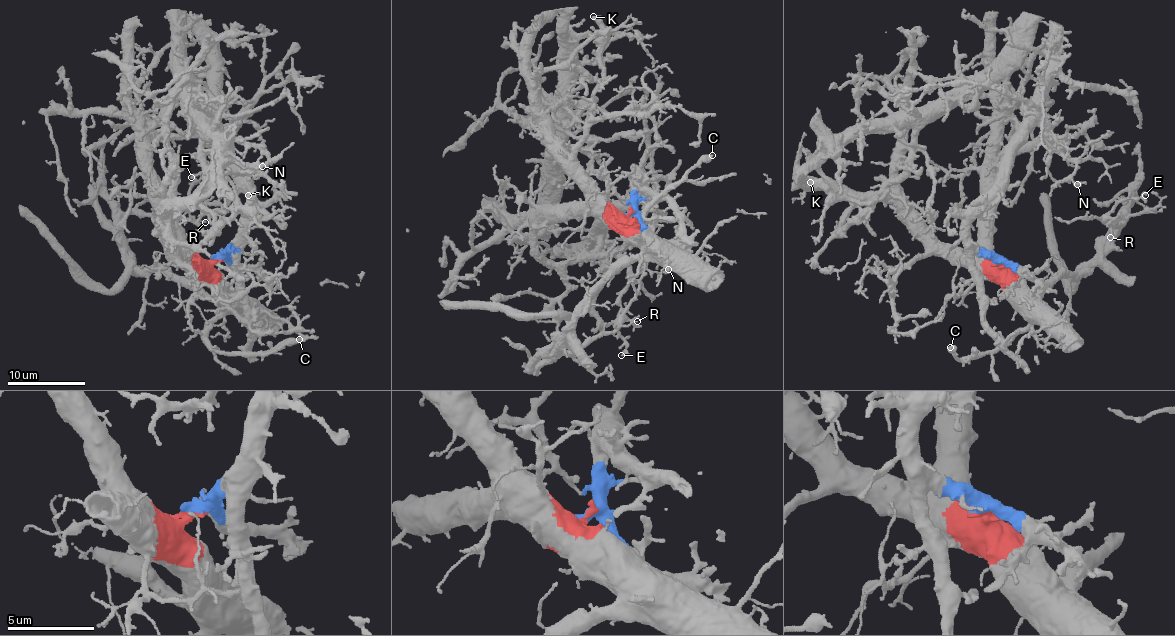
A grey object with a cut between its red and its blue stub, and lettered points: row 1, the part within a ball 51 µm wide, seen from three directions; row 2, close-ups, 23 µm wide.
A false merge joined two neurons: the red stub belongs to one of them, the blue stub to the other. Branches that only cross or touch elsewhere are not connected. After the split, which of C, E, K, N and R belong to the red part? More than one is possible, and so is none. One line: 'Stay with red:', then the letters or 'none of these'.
Stay with red: C, E, K, N, R

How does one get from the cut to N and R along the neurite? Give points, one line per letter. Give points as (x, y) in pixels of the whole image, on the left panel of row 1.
N: (217, 260), (200, 260), (186, 247), (163, 185), (138, 156), (149, 139), (219, 137), (245, 168), (262, 166)
R: (217, 260), (208, 271), (212, 295), (141, 269), (127, 253), (129, 213), (180, 210), (206, 222)

